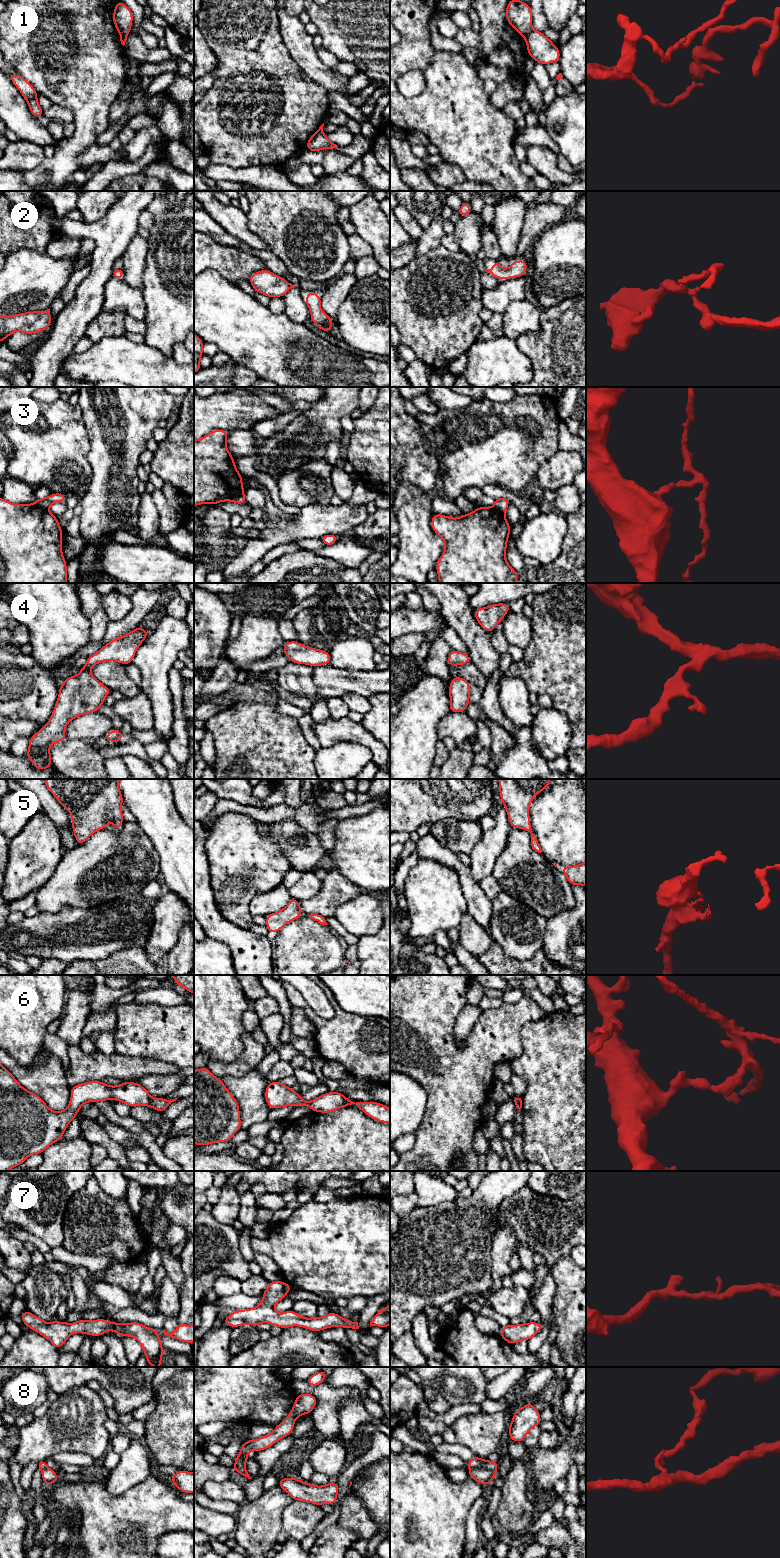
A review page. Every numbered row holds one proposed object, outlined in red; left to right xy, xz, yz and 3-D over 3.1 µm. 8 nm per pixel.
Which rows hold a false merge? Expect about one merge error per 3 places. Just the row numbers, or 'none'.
1, 3, 6, 8

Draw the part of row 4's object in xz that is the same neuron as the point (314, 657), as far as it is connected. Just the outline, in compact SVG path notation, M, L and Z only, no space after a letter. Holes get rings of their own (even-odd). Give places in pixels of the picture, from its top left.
M298 641L284 642L284 654L290 659L290 662L297 664L307 664L312 667L319 665L329 665L331 656L328 651L306 647Z

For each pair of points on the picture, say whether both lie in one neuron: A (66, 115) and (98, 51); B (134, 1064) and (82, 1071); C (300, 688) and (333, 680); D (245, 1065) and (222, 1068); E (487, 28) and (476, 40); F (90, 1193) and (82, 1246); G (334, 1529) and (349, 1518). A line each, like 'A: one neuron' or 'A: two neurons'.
A: two neurons
B: one neuron
C: two neurons
D: one neuron
E: two neurons
F: one neuron
G: two neurons

